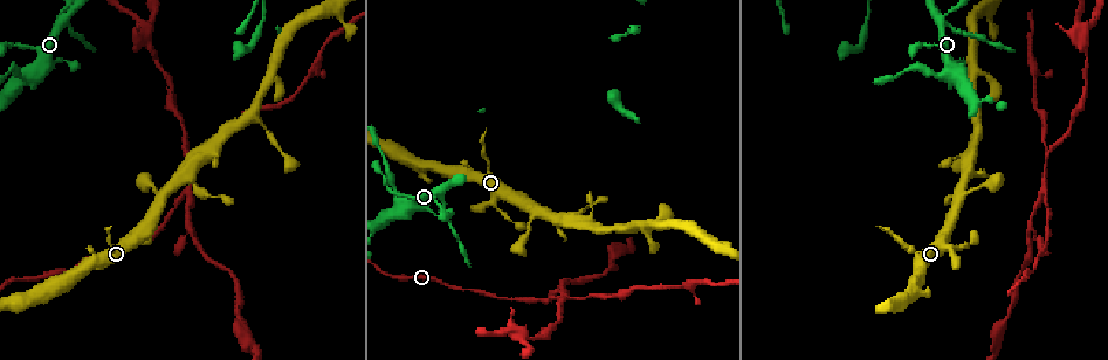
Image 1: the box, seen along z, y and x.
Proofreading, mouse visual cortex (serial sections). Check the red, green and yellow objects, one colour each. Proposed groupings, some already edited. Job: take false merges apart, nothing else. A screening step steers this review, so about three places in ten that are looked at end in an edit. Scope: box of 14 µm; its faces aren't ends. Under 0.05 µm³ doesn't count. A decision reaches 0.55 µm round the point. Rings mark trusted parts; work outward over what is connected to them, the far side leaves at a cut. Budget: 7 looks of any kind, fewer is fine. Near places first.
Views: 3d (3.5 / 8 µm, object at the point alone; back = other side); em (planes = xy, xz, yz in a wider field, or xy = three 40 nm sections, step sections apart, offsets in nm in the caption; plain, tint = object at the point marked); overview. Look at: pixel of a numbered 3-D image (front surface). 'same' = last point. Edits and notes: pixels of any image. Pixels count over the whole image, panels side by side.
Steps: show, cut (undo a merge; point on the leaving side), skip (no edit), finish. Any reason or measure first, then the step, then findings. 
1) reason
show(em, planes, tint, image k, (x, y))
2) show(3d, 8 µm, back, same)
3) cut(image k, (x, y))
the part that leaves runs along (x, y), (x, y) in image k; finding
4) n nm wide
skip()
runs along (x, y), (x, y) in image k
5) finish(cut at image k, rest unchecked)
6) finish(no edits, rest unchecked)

abrupt turn
show(3d, 8 µm, back, image 1, (27, 76))

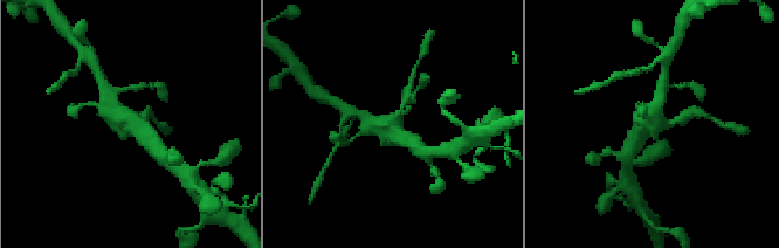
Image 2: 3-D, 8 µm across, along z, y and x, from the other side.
zoom in
show(3d, 3.5 µm, image 2, (393, 121))

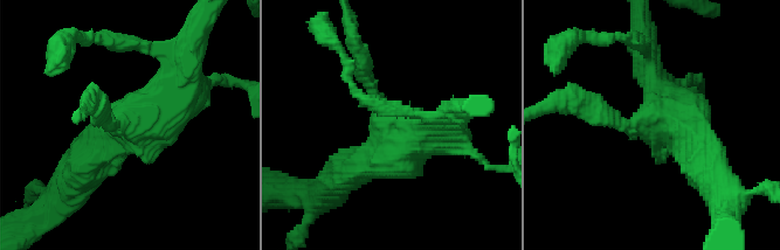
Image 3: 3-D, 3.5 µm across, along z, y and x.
4 arms; arms of 150, 250, 400, 500 nm; shape alone is not enough
show(em, xy, step 5, tint, image 3, (397, 122))

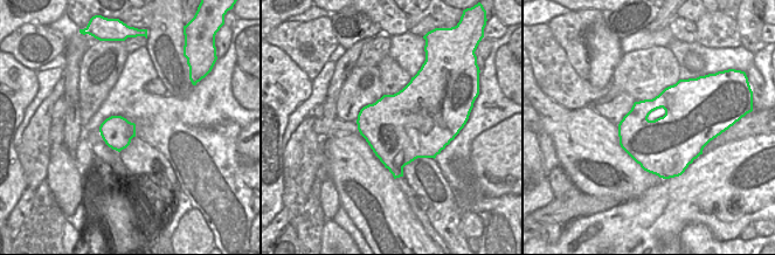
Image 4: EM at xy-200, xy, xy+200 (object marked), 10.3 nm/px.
700 nm wide
skip()
runs along (187, 58), (177, 98), (94, 155) in image 3; all the same cell

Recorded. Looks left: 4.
four-way junction
show(3d, 3.5 µm, image 1, (60, 15))

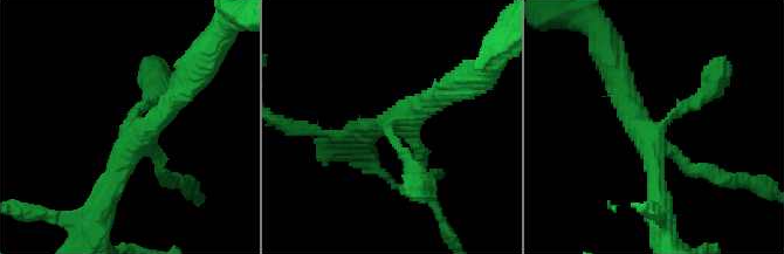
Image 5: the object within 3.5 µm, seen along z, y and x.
4 arms; arms of 150, 250, 300, 300 nm
show(em, planes, tint, image 5, (134, 117))

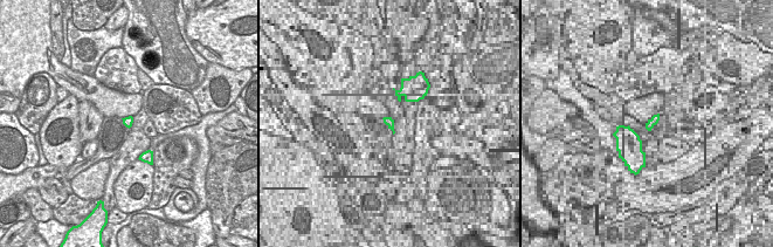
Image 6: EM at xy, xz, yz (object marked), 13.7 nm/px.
skip()
runs along (657, 182), (657, 131), (716, 70) in image 5; one cell here

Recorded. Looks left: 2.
finish(no edits, rest unchecked)

